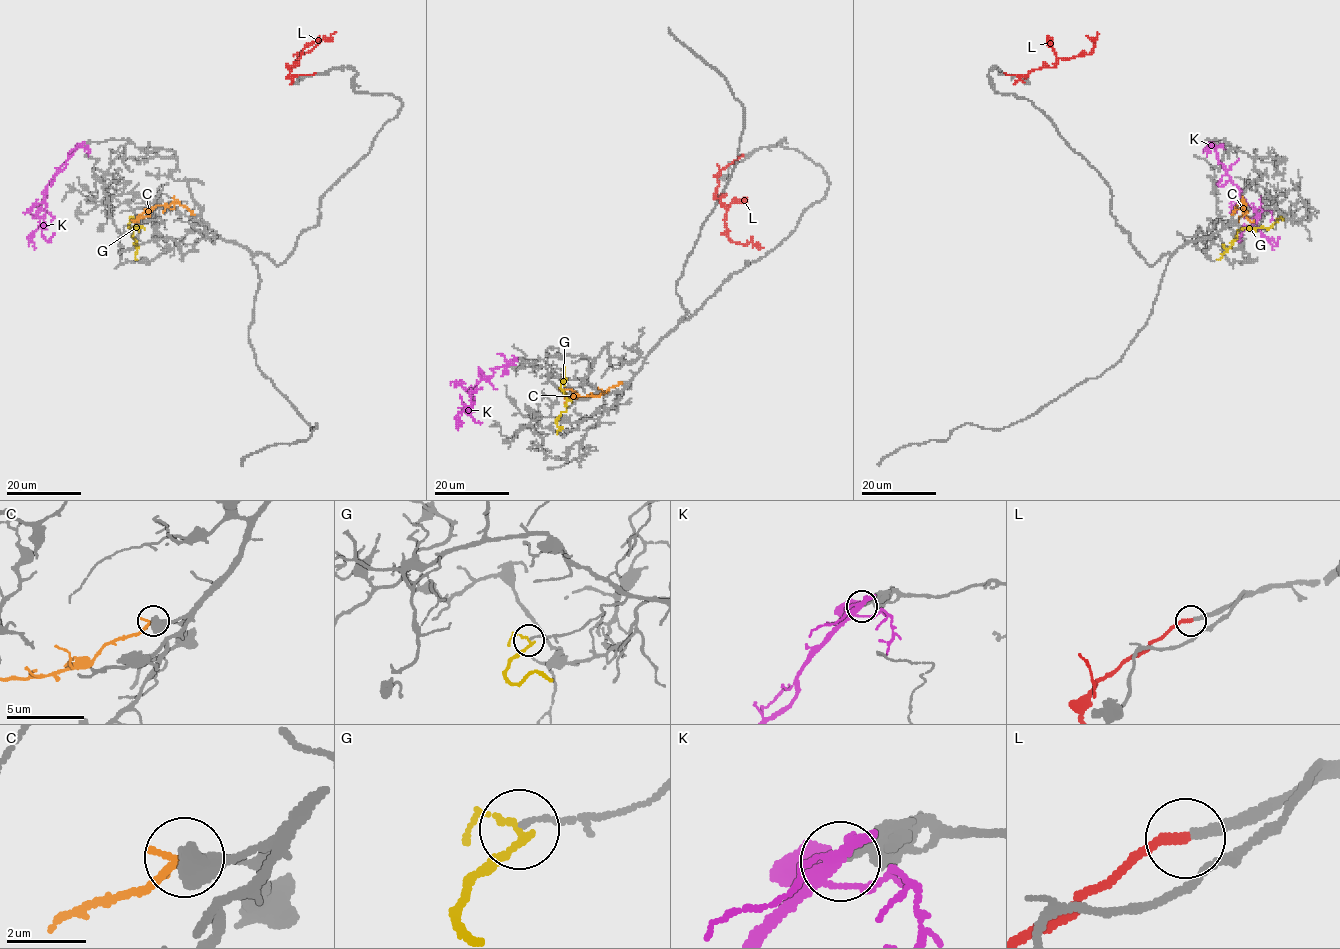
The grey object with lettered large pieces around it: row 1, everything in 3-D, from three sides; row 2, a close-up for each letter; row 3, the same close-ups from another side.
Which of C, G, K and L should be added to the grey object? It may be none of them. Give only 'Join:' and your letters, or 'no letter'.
Join: C, L

